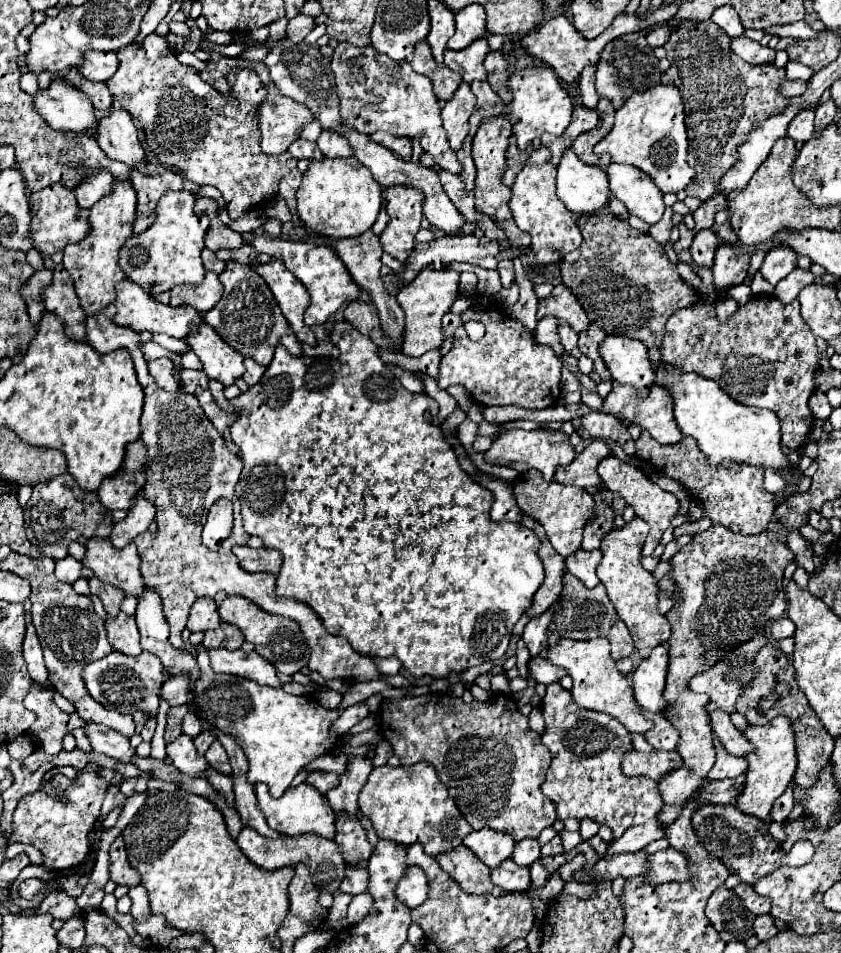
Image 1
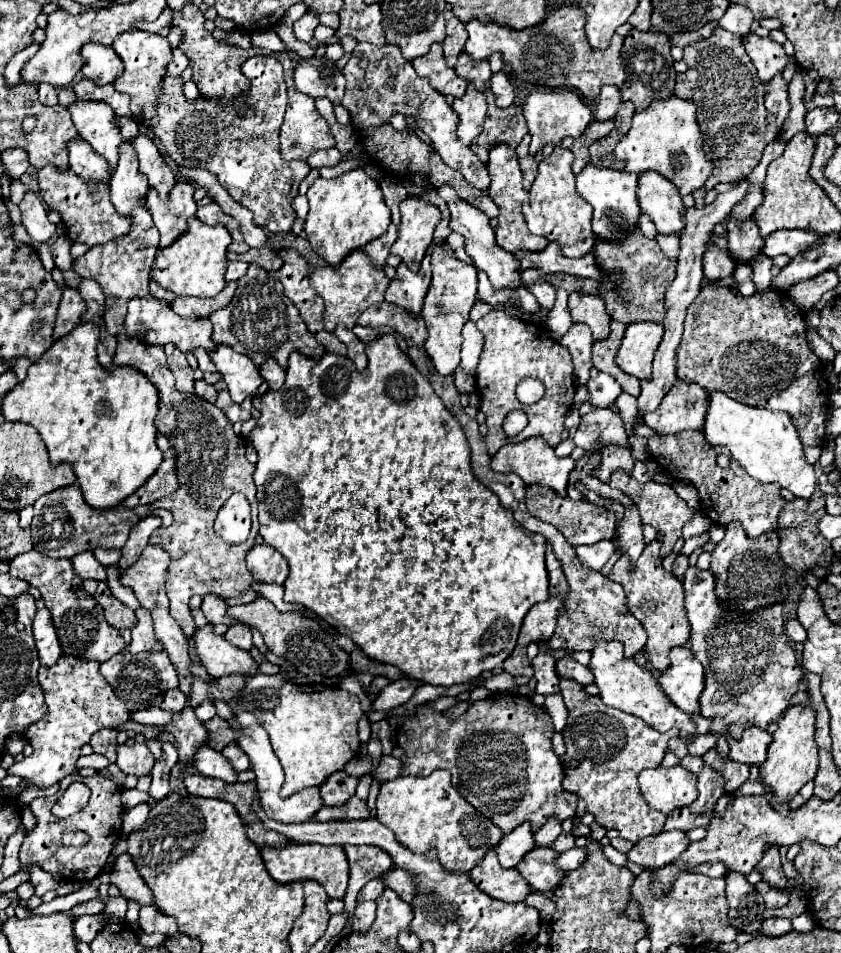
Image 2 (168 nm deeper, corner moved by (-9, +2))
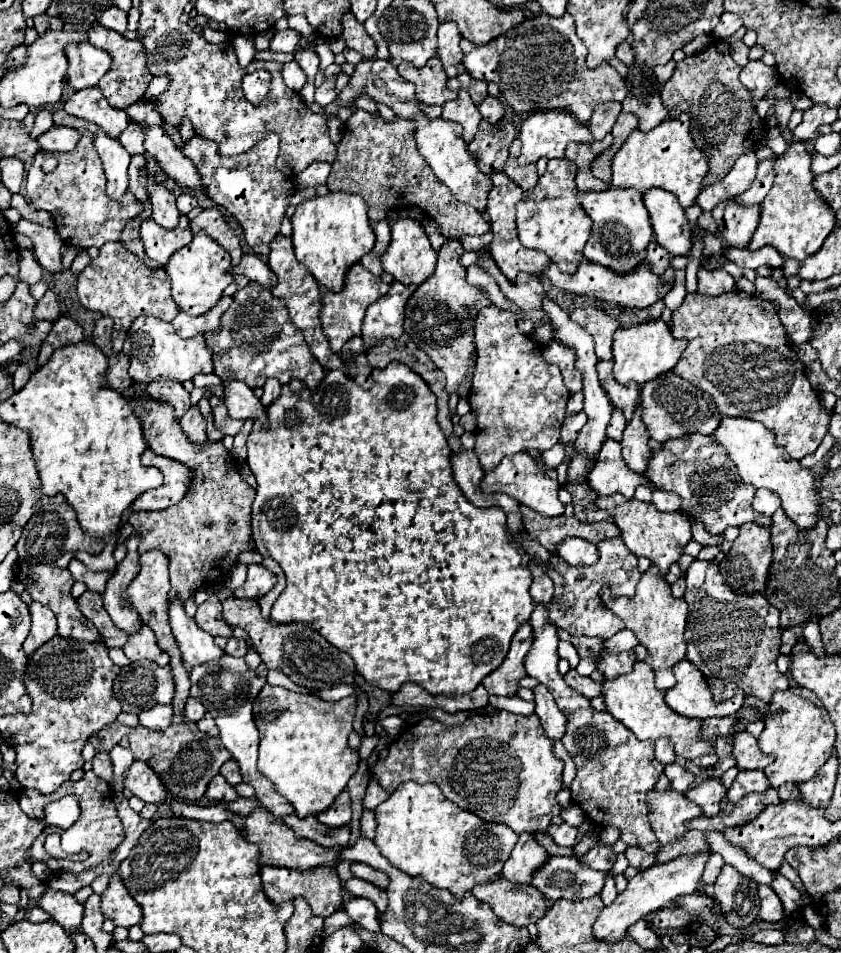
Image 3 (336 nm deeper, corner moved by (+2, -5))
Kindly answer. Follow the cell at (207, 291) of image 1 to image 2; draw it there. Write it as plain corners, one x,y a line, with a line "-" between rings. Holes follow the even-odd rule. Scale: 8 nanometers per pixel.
228,281
226,287
216,295
216,297
176,297
172,301
172,309
188,319
196,319
196,317
210,317
216,309
222,309
224,305
230,303
234,291
236,291
236,281

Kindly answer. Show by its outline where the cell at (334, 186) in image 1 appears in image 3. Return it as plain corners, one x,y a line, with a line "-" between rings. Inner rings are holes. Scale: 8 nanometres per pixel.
329,192
327,196
317,196
297,206
291,216
293,224
293,250
297,260
307,268
315,280
331,292
341,292
345,288
345,276
349,264
357,264
365,254
373,250
375,234
369,224
367,208
361,196
345,192

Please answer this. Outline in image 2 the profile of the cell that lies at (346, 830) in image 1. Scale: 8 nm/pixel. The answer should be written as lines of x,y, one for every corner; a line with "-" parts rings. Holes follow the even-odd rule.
344,845
344,851
348,855
348,863
350,863
350,883
344,895
344,911
348,913
346,917
346,925
340,931
340,935
348,935
352,933
352,917
356,911
356,895
358,891
372,879
372,877
380,877
384,871
388,871
392,867
392,859
388,857
388,853
384,853
380,847
372,847
372,845

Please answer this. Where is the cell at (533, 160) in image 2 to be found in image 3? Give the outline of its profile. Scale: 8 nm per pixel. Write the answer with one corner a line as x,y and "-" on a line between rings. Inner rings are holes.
517,138
517,140
511,144
511,148
509,148
509,160
507,160
503,172
505,172
515,184
519,184
519,186
523,188
523,192
533,192
533,188
537,186
537,180
539,180
537,168
535,168
533,164
529,164
529,166
519,166
519,164
517,164
519,150
521,150
521,140

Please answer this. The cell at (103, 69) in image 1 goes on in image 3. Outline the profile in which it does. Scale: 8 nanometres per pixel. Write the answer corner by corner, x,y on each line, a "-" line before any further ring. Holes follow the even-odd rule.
75,42
65,48
65,56
69,60
69,70
67,70
67,84
73,90
97,86
99,78
109,70
111,66
111,56
95,48
89,42

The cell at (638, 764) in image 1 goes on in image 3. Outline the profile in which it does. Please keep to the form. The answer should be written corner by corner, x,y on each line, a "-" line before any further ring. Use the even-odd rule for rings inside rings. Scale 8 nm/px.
675,790
649,792
649,810
649,822
663,846
681,840
689,832
687,822
703,816
697,804

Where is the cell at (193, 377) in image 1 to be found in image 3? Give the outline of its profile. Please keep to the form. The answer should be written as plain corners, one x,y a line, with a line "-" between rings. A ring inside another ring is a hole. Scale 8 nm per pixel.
197,406
189,408
189,412
181,418
179,424
181,424
181,430
183,430
183,434
187,436
189,442
193,442
193,444
205,444
205,440
207,440
205,420
203,420
203,416
201,416
201,412
199,412

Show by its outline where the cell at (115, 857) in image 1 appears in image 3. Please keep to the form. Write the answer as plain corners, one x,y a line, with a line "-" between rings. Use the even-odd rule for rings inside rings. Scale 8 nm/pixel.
117,874
111,876
111,884
101,896
101,912
105,918
113,920
115,926
131,928
141,922
143,912
141,906
129,896
127,888
121,884
121,878

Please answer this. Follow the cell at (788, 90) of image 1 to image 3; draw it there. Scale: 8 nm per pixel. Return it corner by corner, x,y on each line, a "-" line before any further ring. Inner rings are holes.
775,100
773,102
773,108
775,108
775,114
777,114
777,120
779,120
779,126
787,126
789,124
789,118
791,118
791,112
795,110
793,104
789,100

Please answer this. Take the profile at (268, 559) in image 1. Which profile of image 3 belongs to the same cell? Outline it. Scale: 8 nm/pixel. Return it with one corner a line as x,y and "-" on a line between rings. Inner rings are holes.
249,564
249,572
247,572
247,580
241,588
233,590
233,594
241,600
259,600
261,596
265,596
273,586
277,584
277,578
273,572
269,572
267,568
263,568
261,564

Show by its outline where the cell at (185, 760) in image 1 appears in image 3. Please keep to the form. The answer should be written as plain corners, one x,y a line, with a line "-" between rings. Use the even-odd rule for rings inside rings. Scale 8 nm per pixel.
221,774
209,784
205,796
207,796
209,800
213,800
213,802
233,802
233,800
237,800
235,788
231,788

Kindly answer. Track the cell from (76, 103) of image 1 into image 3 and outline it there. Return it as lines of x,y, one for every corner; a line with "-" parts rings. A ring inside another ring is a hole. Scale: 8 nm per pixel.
85,132
73,152
60,154
57,168
50,173
43,172
41,168
46,154
46,151
36,154
31,170
27,172
25,188
31,204
39,210
47,210
53,216
55,230
59,232
63,244
87,250
91,246
101,248
107,242
117,242
125,224
139,216
145,206
130,190
123,194
121,200
107,198
107,178
101,160
93,148
93,134

